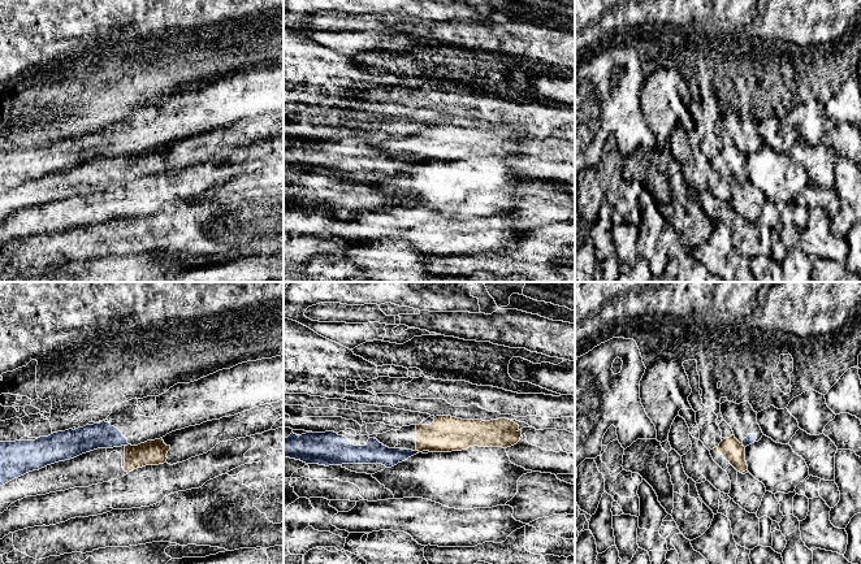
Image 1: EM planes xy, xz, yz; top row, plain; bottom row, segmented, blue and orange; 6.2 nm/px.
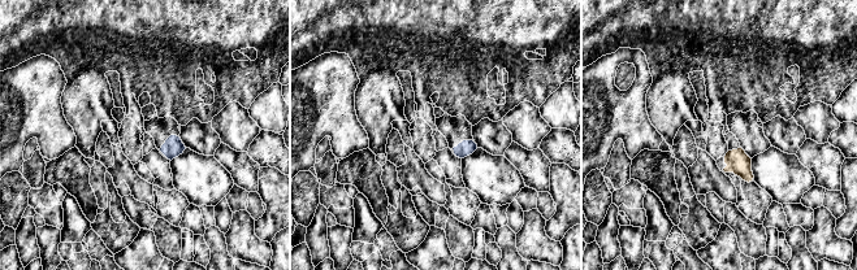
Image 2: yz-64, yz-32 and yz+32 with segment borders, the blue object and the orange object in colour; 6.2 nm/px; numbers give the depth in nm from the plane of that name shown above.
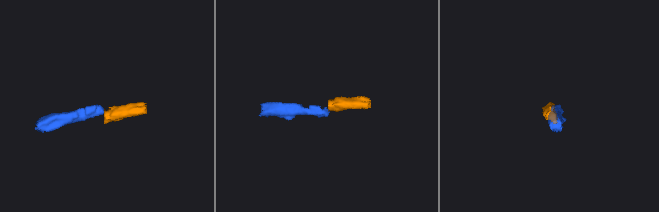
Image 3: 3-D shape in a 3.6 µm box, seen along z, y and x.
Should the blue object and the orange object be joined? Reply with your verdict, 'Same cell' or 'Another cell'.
Another cell

